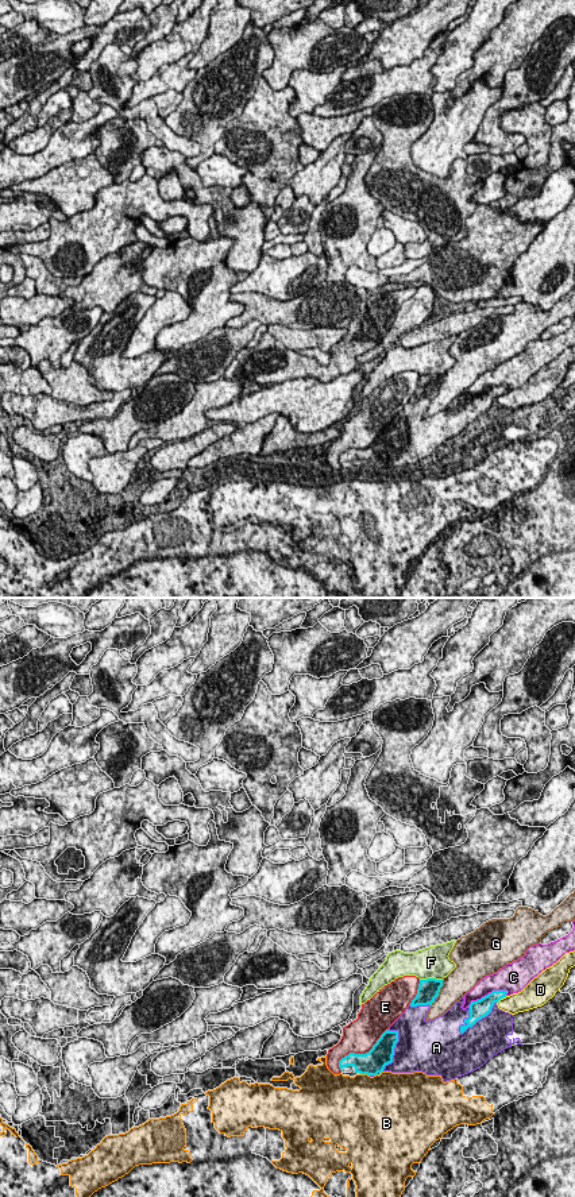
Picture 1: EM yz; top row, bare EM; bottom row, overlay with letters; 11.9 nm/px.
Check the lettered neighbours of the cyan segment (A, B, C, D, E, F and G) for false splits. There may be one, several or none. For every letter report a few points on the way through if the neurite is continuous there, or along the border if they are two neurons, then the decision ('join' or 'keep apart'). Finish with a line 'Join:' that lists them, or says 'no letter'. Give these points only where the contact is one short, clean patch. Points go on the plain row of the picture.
A: join
B: keep apart
C: keep apart
D: keep apart
E: keep apart
F: keep apart
G: keep apart
Join: A

